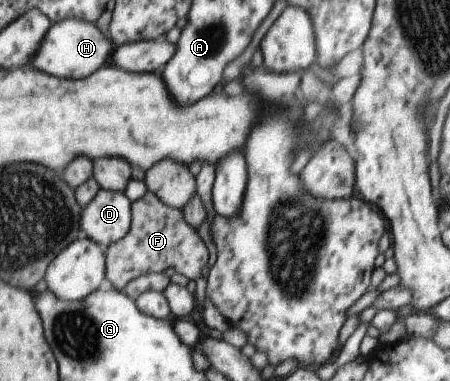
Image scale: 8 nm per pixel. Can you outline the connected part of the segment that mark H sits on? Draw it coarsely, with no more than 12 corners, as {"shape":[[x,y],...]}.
{"shape":[[95,23],[53,24],[31,66],[94,74],[116,49]]}

